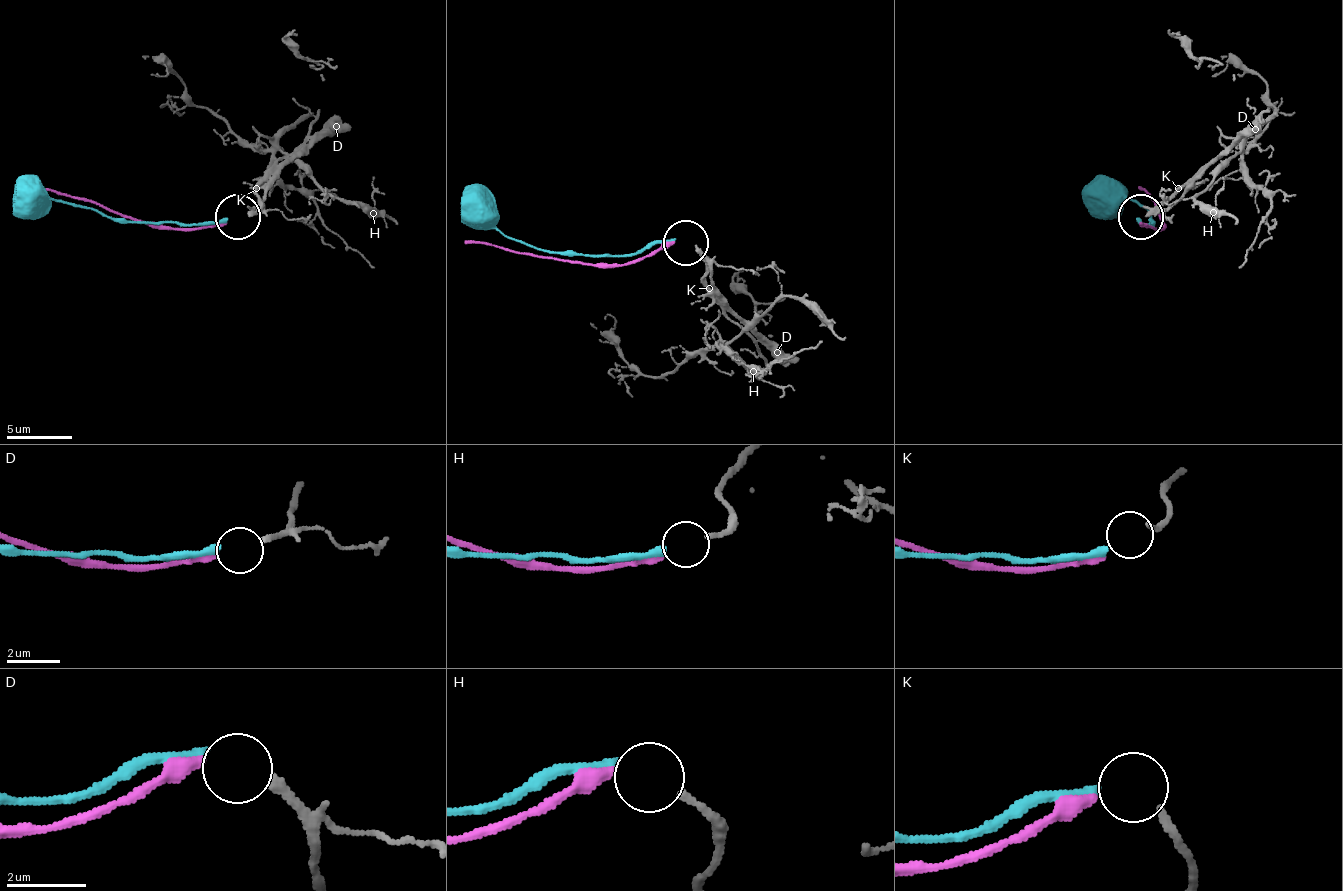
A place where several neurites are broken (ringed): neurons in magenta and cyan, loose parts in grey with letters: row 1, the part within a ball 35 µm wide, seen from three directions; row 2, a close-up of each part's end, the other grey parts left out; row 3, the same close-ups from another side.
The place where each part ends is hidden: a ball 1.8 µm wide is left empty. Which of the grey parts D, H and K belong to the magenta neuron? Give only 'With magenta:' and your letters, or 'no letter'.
With magenta: H

